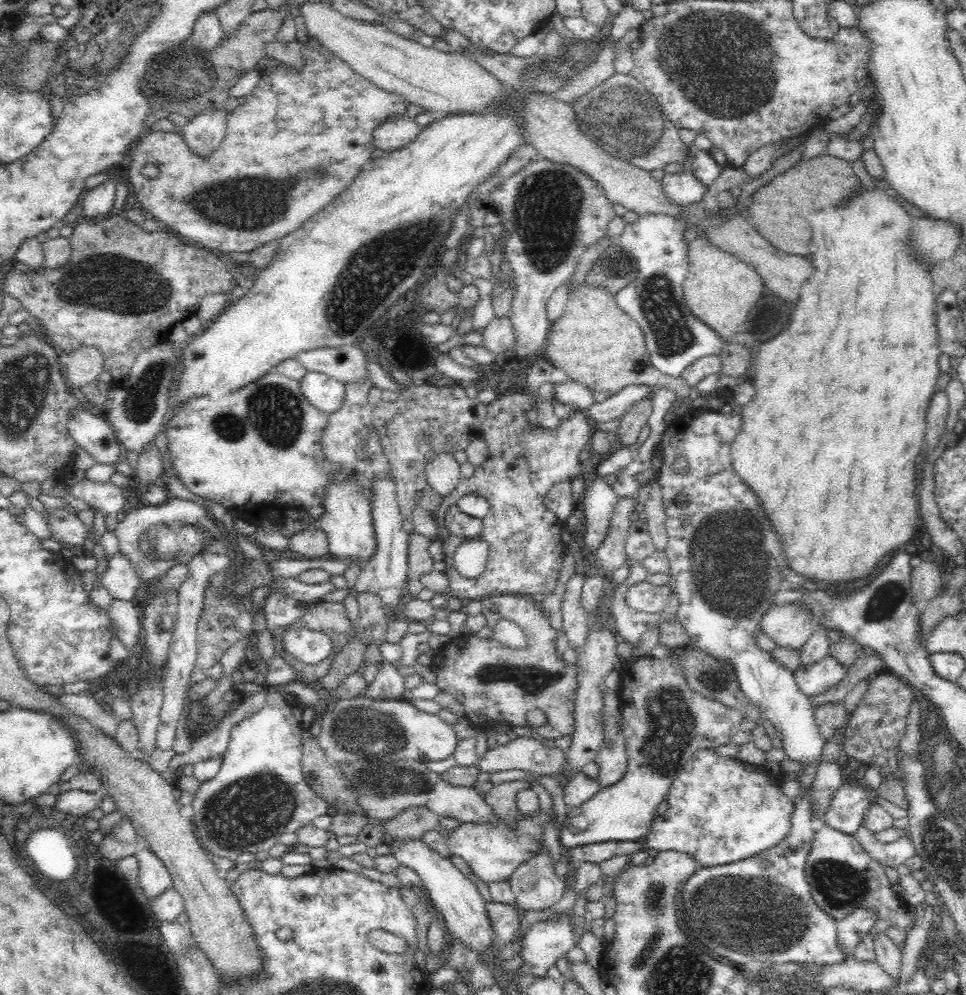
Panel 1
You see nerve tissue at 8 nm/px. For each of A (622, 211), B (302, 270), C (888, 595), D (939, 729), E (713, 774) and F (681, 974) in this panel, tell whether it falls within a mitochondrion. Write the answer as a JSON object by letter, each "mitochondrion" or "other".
{"A":"other","B":"other","C":"mitochondrion","D":"other","E":"other","F":"mitochondrion"}

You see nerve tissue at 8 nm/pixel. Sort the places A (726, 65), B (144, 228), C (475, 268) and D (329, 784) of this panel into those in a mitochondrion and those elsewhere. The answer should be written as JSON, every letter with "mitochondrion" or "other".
{"A":"mitochondrion","B":"other","C":"other","D":"mitochondrion"}

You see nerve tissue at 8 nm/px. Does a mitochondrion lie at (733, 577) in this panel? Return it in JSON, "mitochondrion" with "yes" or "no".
{"mitochondrion":"yes"}

